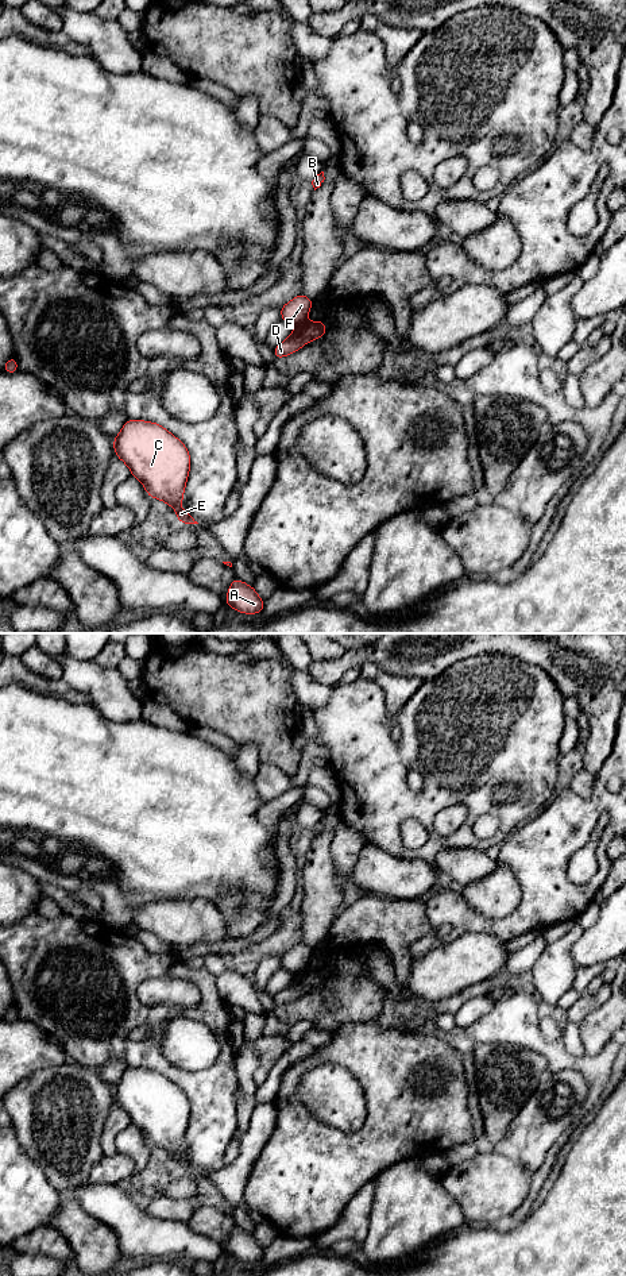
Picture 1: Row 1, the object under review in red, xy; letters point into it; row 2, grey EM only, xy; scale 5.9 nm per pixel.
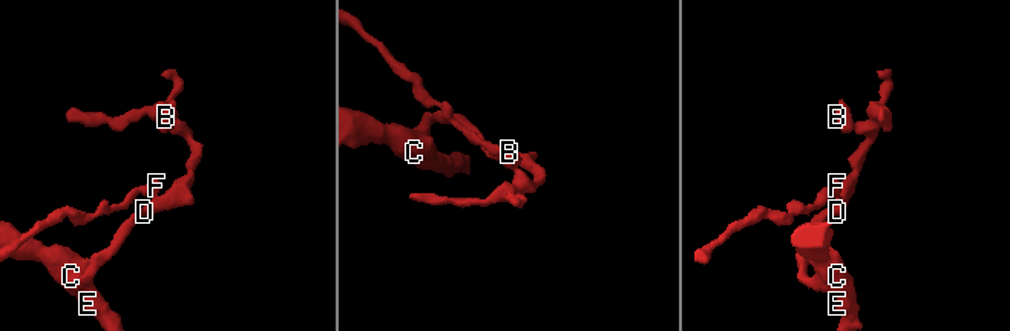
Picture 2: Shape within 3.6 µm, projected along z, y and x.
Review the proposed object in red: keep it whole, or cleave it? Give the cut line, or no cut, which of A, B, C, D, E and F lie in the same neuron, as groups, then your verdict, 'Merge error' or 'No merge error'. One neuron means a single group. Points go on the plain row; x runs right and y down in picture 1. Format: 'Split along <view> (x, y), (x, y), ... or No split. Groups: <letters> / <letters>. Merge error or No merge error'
Split along xy (305, 970), (296, 975). Groups: A B C D E / F. Merge error

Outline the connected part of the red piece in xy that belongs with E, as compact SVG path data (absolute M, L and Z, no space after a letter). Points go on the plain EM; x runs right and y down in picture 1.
M127 1068L120 1082L113 1087L115 1102L131 1118L131 1123L139 1127L151 1146L165 1149L182 1172L198 1172L183 1156L173 1156L173 1152L183 1150L190 1103L185 1092L165 1078L161 1072L143 1068Z

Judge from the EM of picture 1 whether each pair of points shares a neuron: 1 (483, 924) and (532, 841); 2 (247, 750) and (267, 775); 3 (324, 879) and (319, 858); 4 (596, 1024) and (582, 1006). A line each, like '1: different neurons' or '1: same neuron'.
1: same neuron
2: different neurons
3: same neuron
4: different neurons

